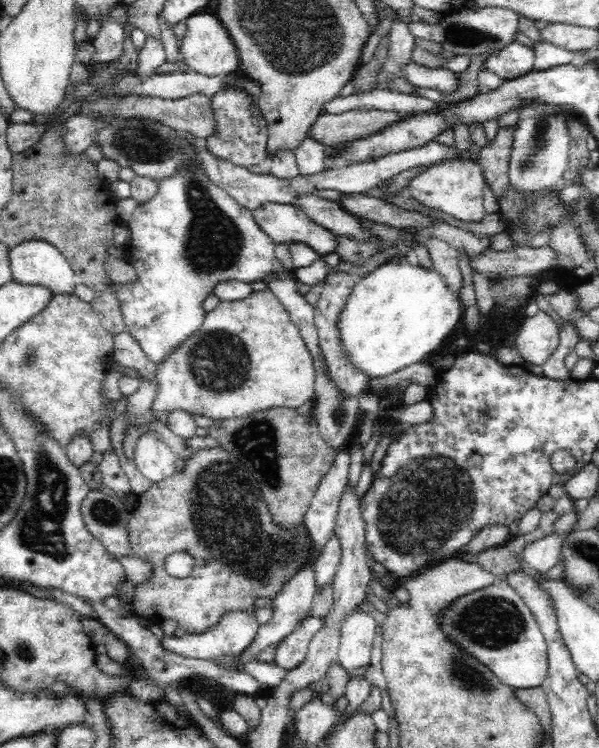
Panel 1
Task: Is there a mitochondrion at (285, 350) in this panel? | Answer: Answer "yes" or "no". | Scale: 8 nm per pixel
no

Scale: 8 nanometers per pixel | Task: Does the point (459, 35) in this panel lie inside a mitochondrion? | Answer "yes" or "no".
yes

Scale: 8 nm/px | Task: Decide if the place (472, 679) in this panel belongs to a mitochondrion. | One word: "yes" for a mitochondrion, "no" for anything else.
yes

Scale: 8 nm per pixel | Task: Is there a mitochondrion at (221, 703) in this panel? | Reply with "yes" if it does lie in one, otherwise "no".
no

